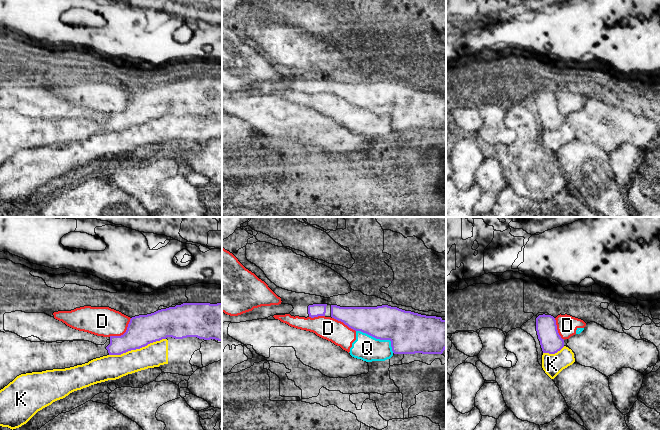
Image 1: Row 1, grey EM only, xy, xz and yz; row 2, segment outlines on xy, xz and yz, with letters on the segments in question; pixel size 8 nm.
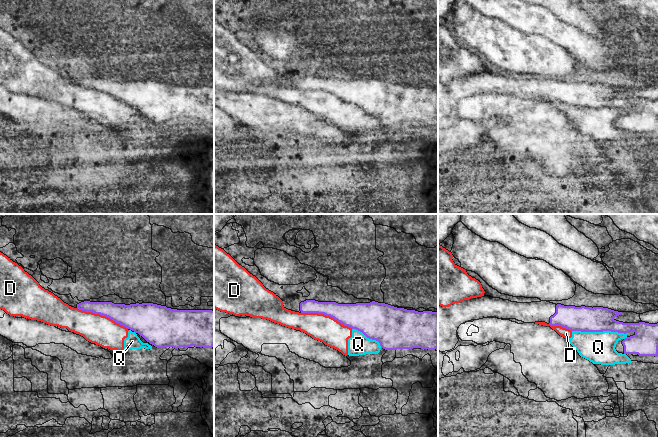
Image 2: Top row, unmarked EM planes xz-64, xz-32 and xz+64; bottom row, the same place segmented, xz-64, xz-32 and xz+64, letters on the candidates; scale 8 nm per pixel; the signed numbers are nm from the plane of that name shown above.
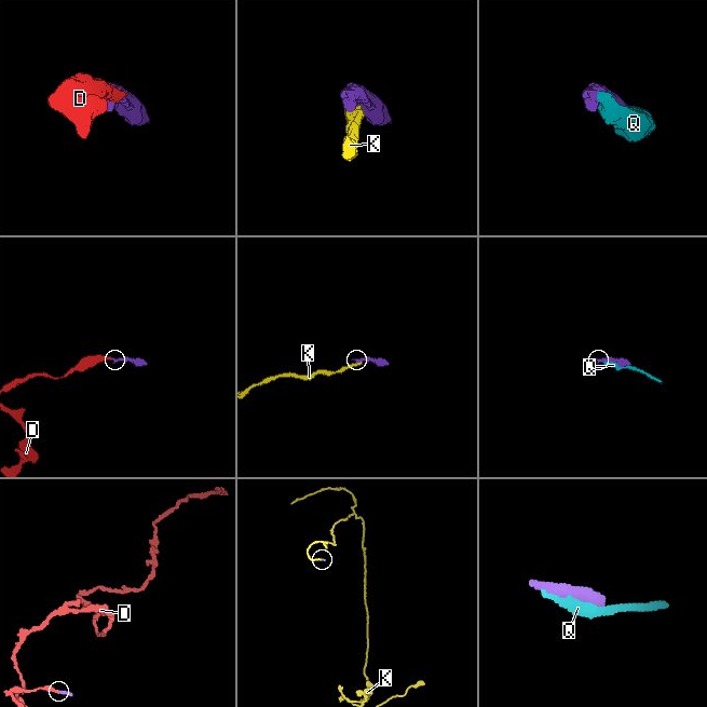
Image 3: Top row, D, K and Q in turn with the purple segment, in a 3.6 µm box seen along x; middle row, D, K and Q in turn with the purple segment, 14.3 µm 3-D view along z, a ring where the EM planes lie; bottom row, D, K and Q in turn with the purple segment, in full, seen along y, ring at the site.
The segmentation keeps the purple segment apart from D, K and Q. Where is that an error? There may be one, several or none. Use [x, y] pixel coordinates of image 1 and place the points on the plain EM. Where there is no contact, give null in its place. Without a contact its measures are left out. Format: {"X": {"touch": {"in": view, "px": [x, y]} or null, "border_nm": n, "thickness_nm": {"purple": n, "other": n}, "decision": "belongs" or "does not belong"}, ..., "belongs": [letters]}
{"D": {"touch": {"in": "xy", "px": [124, 109]}, "border_nm": 240, "thickness_nm": {"purple": 240, "other": 240}, "decision": "does not belong"}, "K": {"touch": {"in": "xy", "px": [137, 124]}, "border_nm": 480, "thickness_nm": {"purple": 240, "other": 200}, "decision": "does not belong"}, "Q": {"touch": {"in": "xz", "px": [379, 114]}, "border_nm": 360, "thickness_nm": {"purple": 320, "other": 200}, "decision": "does not belong"}, "belongs": []}

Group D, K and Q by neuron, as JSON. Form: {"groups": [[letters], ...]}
{"groups": [["D", "Q"], ["K"]]}

